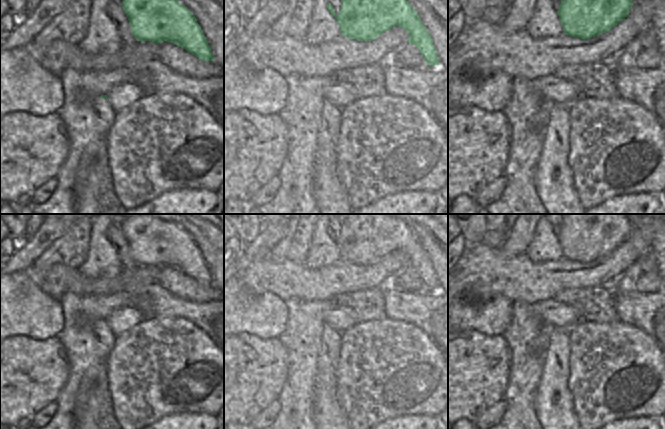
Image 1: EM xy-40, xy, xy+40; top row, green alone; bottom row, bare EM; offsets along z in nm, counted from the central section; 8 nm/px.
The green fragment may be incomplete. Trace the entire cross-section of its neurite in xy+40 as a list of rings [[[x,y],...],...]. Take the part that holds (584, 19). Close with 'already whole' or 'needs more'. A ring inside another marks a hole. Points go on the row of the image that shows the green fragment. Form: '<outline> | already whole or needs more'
[[[561,0],[557,14],[564,34],[590,39],[615,27],[632,6],[632,0]]] | already whole

